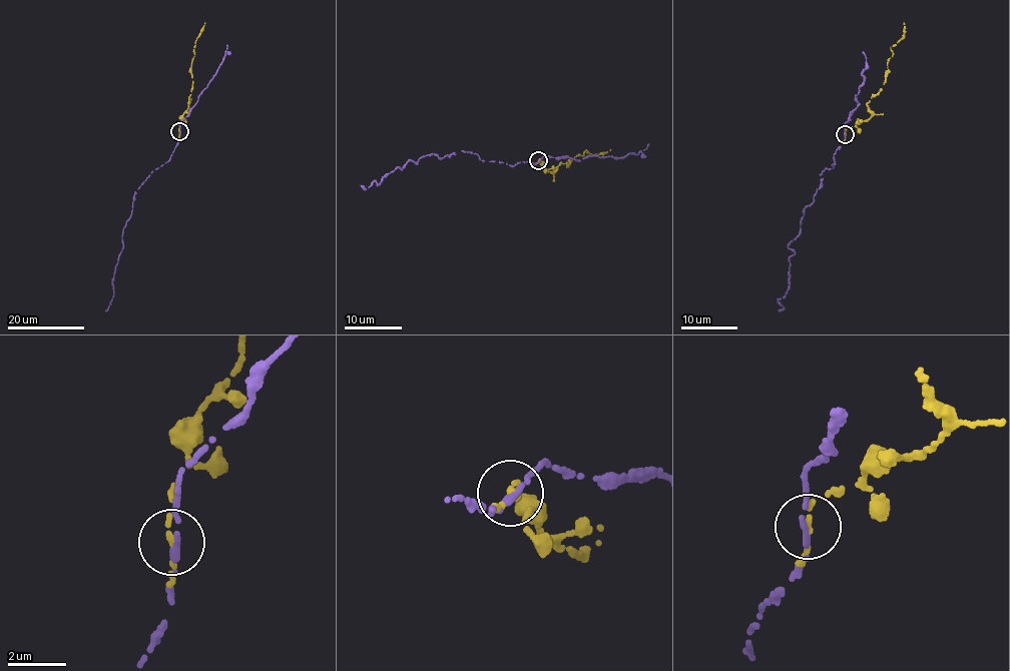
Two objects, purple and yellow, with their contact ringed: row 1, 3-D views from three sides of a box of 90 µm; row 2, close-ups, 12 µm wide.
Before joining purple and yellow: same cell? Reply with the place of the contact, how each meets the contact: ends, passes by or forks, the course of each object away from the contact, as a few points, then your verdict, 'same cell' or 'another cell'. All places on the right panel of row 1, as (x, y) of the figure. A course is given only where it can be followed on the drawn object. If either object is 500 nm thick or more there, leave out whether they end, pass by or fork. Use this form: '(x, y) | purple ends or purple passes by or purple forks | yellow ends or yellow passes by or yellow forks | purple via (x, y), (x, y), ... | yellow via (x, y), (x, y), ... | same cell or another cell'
(845, 134) | purple ends | yellow ends | purple via (844, 135), (835, 163), (820, 174), (821, 187), (805, 208), (800, 233), (787, 246), (794, 253), (779, 309) | yellow via (845, 134), (871, 117), (867, 102), (882, 89), (891, 47), (903, 37), (904, 23) | another cell

